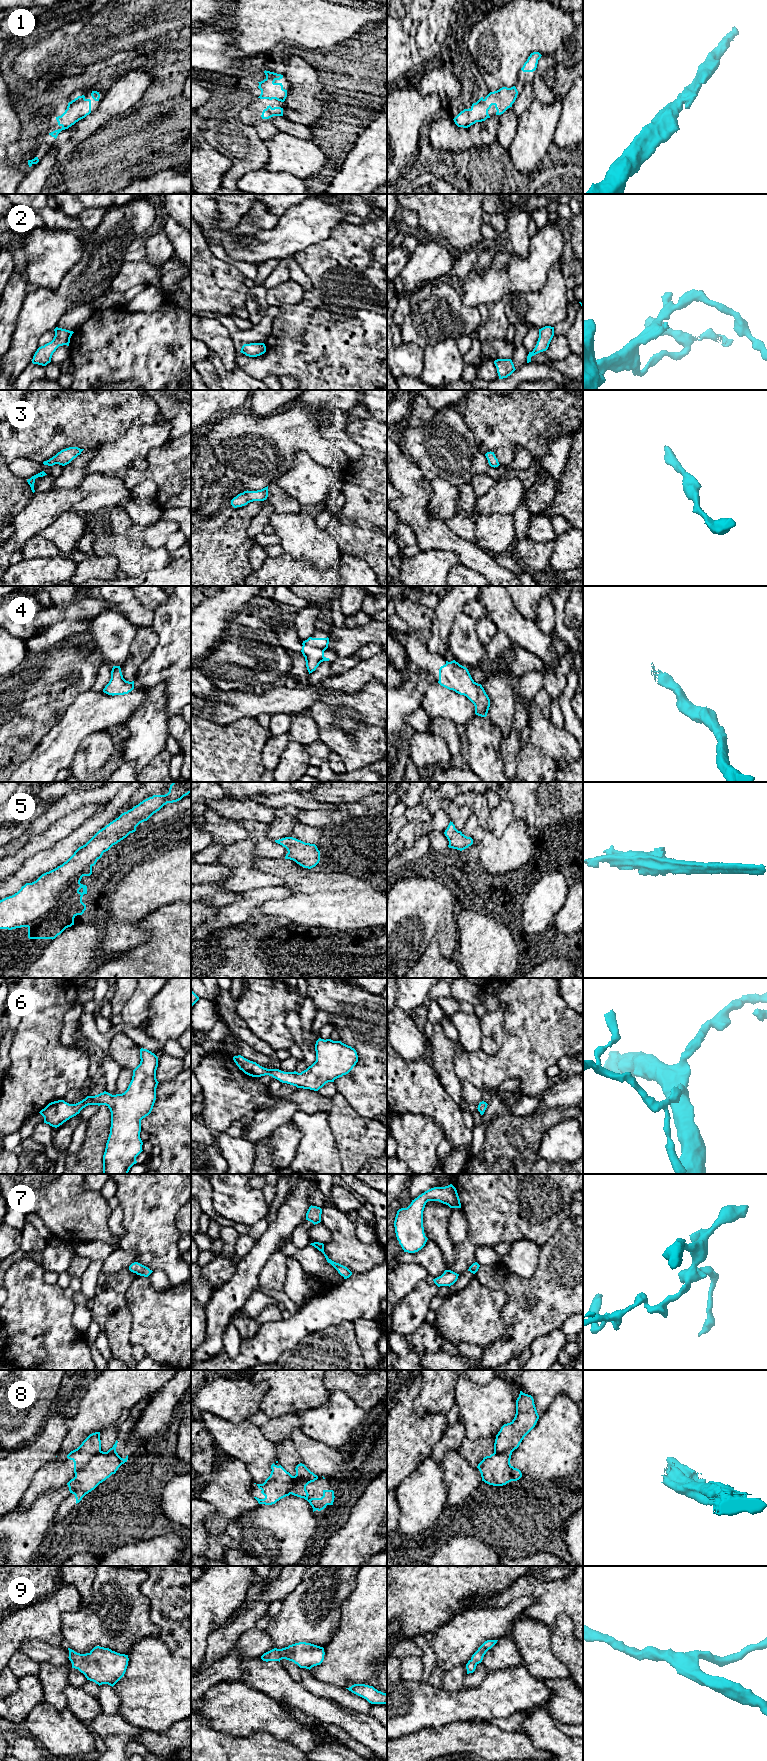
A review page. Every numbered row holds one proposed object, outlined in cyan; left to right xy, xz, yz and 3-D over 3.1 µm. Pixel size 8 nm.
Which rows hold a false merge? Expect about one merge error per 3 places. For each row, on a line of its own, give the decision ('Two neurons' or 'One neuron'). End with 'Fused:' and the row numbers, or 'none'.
1: One neuron
2: One neuron
3: One neuron
4: One neuron
5: One neuron
6: One neuron
7: One neuron
8: Two neurons
9: One neuron
Fused: 8

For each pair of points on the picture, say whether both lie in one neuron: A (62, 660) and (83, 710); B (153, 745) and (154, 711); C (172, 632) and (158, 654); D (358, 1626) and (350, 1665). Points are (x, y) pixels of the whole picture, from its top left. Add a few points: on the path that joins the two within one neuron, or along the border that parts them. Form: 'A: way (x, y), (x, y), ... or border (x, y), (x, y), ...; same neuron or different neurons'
A: border (90, 688), (83, 691), (68, 706), (63, 716); different neurons
B: way (153, 737), (154, 719); same neuron
C: way (172, 637), (163, 649); same neuron
D: way (358, 1636), (356, 1652), (353, 1655); same neuron

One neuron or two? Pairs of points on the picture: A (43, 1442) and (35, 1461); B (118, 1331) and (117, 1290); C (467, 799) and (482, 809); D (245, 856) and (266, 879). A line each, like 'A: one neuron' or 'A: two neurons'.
A: one neuron
B: one neuron
C: one neuron
D: one neuron

